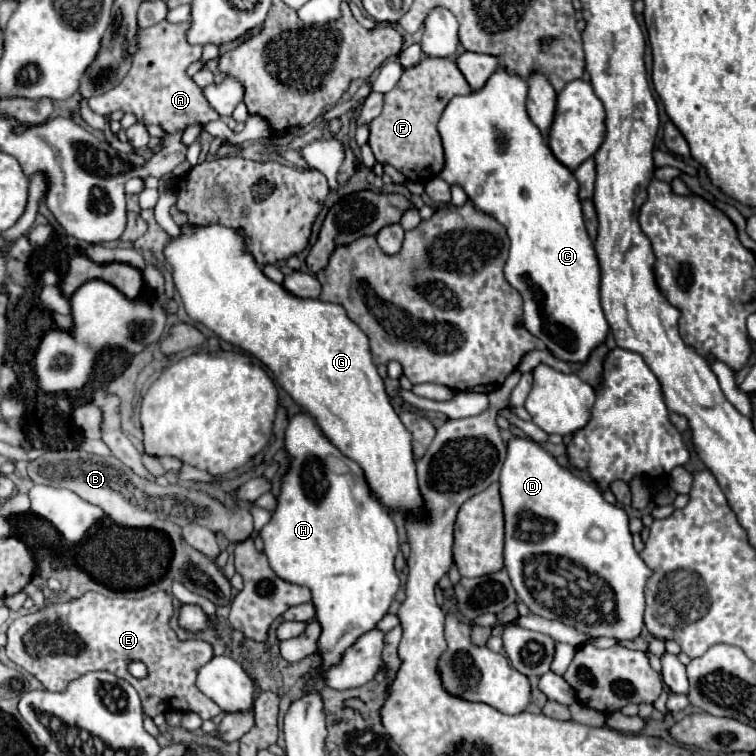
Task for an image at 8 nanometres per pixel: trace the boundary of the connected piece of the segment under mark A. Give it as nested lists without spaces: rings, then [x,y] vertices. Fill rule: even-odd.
[[[161,20],[151,28],[141,30],[141,54],[135,54],[133,66],[127,76],[109,92],[87,100],[89,108],[101,116],[109,116],[115,110],[133,112],[143,124],[159,124],[165,130],[185,130],[191,124],[205,124],[217,120],[219,114],[209,106],[203,90],[187,76],[187,68],[201,58],[203,46],[191,46],[187,42],[187,30],[191,22],[173,24]]]

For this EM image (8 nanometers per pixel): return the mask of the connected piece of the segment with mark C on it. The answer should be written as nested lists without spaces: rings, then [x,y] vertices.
[[[497,70],[483,90],[471,92],[469,96],[455,96],[439,120],[445,150],[445,168],[439,176],[449,184],[461,186],[477,210],[505,226],[511,246],[503,274],[523,300],[523,314],[517,326],[539,338],[557,360],[585,364],[591,352],[601,346],[609,334],[609,324],[605,322],[599,302],[599,264],[581,214],[579,182],[573,172],[553,156],[539,128],[529,120],[525,100],[527,82],[505,70]]]

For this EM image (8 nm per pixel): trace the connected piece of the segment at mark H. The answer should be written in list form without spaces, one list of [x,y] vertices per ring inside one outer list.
[[[301,412],[293,416],[285,430],[285,448],[293,458],[293,464],[283,478],[279,504],[261,530],[261,540],[265,544],[265,554],[273,572],[299,586],[307,586],[313,594],[313,604],[317,608],[317,620],[323,628],[319,638],[319,652],[323,654],[323,664],[331,666],[341,660],[341,654],[365,632],[373,630],[377,622],[387,614],[397,590],[399,576],[395,572],[395,554],[399,552],[397,530],[387,512],[387,508],[371,492],[363,470],[359,464],[343,456],[319,430],[319,426]]]

